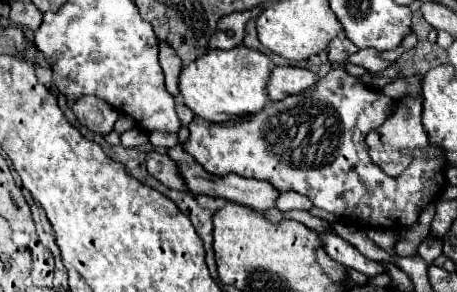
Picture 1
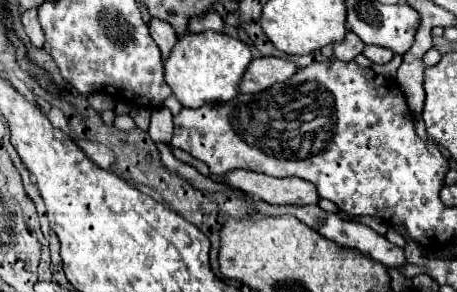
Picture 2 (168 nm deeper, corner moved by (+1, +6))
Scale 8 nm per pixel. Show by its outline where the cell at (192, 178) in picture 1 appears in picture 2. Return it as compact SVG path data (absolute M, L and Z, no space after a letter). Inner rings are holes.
M235 170L227 174L227 184L275 206L319 204L317 188L301 178L273 178L247 170Z

